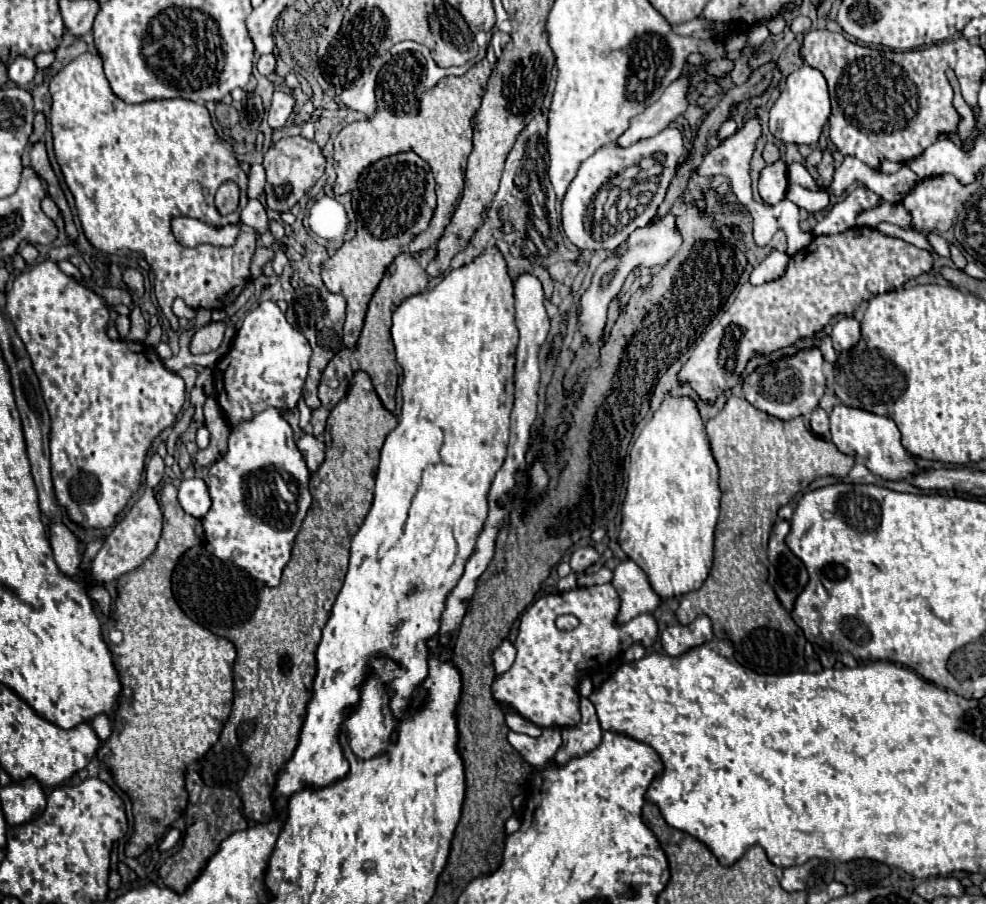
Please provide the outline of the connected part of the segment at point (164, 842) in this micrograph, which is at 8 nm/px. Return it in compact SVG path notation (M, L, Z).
M171 828L159 843L158 850L163 852L173 848L179 842L181 836L182 834L178 829Z

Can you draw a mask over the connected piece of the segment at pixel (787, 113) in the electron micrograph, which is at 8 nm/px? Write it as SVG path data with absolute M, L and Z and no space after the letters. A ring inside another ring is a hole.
M803 65L801 69L793 71L787 77L787 83L785 83L779 99L771 107L769 131L781 143L815 145L819 141L823 125L829 119L829 111L831 111L831 107L829 107L829 89L827 89L825 77L817 69L813 69L809 65Z

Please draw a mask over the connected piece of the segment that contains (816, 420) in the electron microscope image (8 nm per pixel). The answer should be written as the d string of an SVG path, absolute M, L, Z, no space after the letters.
M817 407L811 415L811 429L821 439L829 439L829 421L827 421L827 413L821 407Z

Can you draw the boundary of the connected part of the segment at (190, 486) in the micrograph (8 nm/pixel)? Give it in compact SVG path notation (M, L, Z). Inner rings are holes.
M199 477L183 479L179 485L179 503L189 515L197 519L205 517L205 513L211 509L211 497L205 481Z

